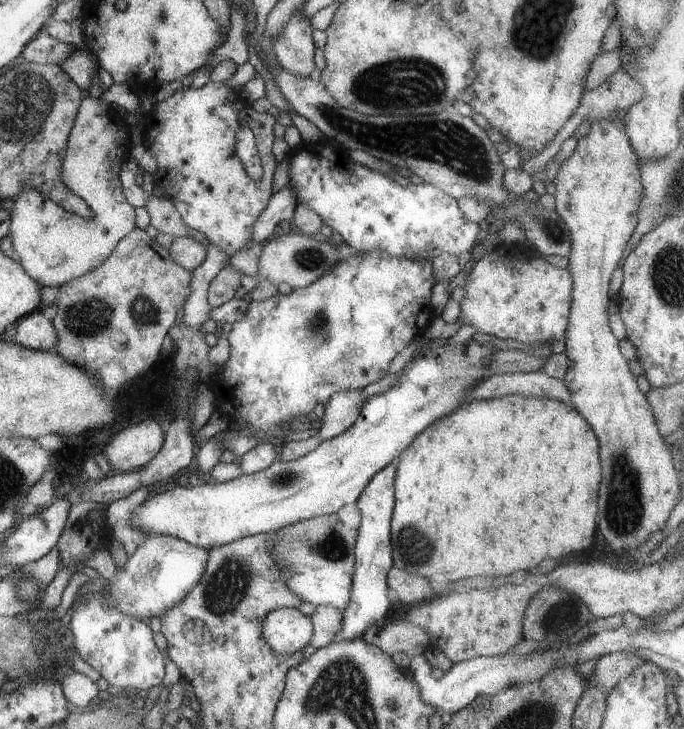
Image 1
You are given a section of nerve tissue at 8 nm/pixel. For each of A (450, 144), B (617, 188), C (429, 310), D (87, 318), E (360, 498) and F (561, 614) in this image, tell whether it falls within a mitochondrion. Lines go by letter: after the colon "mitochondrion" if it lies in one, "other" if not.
A: mitochondrion
B: other
C: other
D: mitochondrion
E: other
F: mitochondrion

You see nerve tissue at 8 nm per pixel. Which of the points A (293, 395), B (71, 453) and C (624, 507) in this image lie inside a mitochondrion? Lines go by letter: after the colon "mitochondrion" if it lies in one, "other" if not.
A: other
B: other
C: mitochondrion

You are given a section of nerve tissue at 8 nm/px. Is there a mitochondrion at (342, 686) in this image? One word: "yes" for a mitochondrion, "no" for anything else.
yes

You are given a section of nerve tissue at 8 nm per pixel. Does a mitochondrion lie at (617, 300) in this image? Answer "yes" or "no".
no

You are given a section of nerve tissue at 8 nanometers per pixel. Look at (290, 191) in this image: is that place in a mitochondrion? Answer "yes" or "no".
no

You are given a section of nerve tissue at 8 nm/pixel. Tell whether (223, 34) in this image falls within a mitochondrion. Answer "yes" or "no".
no

